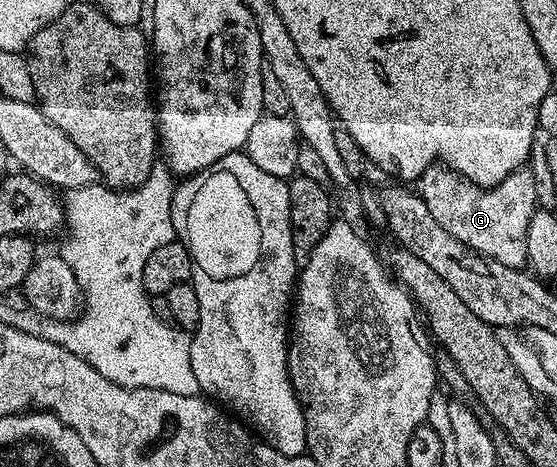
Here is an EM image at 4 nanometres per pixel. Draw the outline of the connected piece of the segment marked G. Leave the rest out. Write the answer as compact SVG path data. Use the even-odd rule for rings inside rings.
M435 163L429 165L418 178L416 192L424 199L424 207L428 207L432 219L436 219L436 223L440 223L452 239L460 239L460 243L485 257L496 259L496 263L504 263L504 267L522 269L527 264L526 232L536 212L537 199L529 168L517 169L499 185L485 189Z

